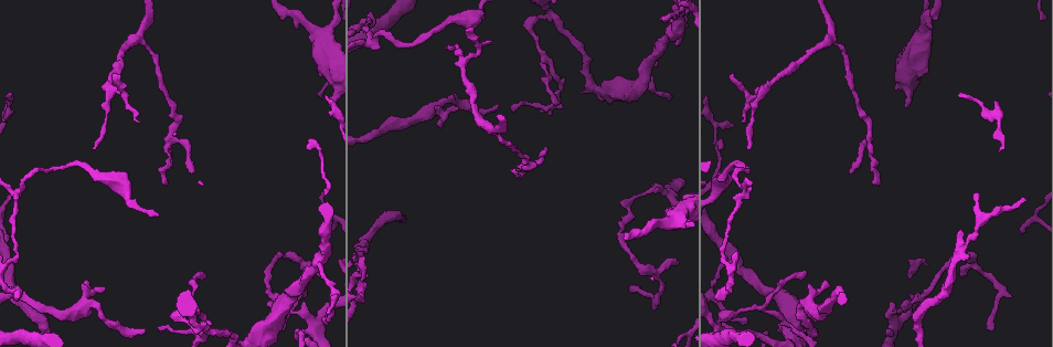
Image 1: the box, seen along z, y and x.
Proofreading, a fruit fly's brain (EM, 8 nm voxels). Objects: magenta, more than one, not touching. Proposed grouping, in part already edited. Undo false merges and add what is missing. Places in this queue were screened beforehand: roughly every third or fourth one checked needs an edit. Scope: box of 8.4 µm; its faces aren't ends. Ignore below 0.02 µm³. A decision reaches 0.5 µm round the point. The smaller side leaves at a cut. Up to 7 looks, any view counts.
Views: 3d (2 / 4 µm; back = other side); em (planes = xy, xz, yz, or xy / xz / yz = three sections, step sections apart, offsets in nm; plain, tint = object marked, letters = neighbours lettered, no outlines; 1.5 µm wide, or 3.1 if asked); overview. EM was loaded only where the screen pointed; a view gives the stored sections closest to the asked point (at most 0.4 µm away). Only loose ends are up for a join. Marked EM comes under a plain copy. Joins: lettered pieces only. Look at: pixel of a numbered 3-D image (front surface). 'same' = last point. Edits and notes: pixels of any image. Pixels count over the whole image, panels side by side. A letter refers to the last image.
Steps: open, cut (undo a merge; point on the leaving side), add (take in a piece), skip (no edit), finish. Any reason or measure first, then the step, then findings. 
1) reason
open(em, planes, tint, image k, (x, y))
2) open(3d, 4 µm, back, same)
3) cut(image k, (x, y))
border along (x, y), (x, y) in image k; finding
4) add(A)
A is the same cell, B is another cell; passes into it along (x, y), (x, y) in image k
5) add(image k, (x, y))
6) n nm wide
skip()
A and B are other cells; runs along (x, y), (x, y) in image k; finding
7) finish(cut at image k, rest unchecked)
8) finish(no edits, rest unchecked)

sharp bend
open(3d, 4 µm, image 1, (15, 191))

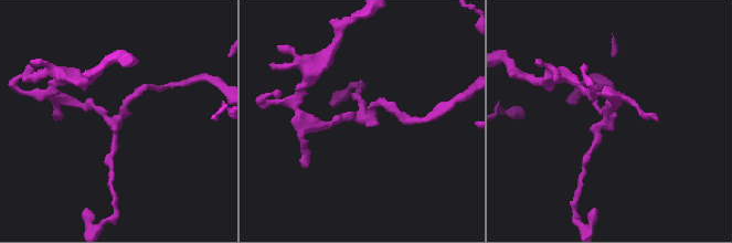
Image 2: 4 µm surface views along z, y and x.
need the tissue
open(em, 3.1 µm, xy, step 16, tint, image 2, (117, 118))

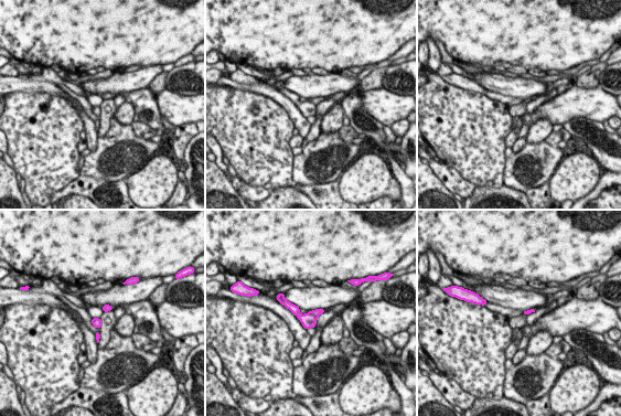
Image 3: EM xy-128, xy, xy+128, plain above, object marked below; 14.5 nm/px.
open(em, 3.1 µm, planes, letters, same)

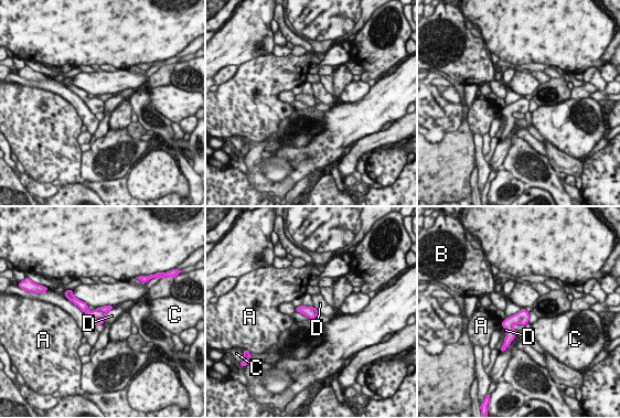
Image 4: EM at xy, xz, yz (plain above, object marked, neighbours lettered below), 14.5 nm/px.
cut(image 4, (105, 309))
A, B, C and D are other cells; two neurons meet here

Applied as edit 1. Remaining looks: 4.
an open end
open(3d, 2 µm, image 1, (457, 106))

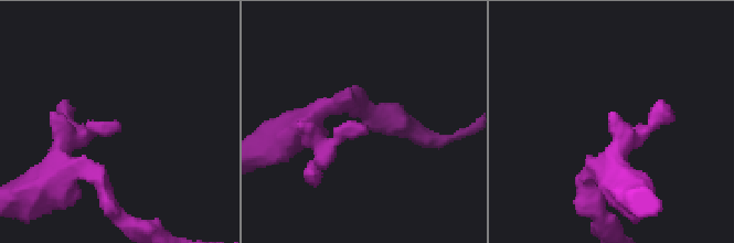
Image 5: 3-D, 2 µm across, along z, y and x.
open(em, xz, step 4, letters, image 5, (116, 120))

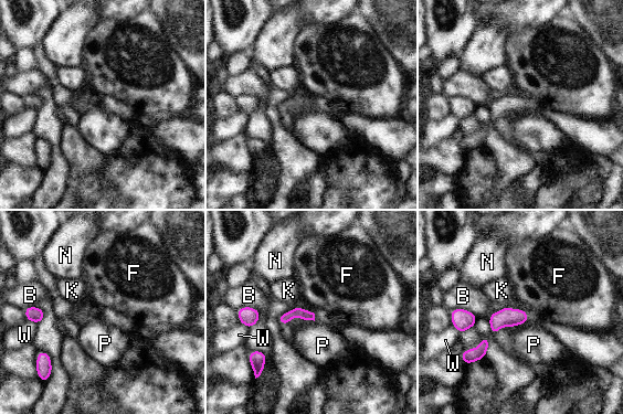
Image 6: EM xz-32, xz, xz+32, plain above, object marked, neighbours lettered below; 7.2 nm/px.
open(em, planes, letters, same)

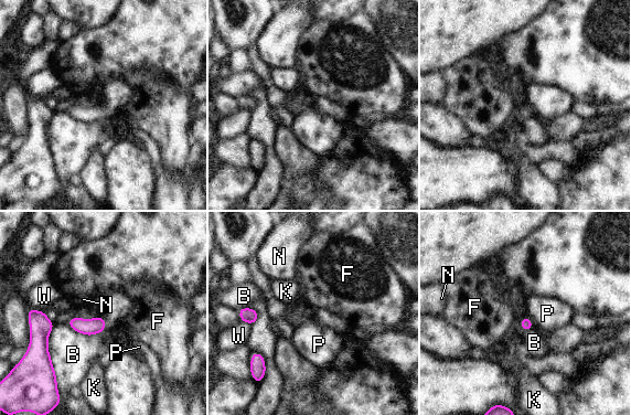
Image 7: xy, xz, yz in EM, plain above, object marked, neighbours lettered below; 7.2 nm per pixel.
skip()
B, F, K, N, P and W are other cells; border along (526, 316), (534, 326) in image 7; none of them fits

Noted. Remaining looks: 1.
finish(cut at image 4, rest unchecked)

